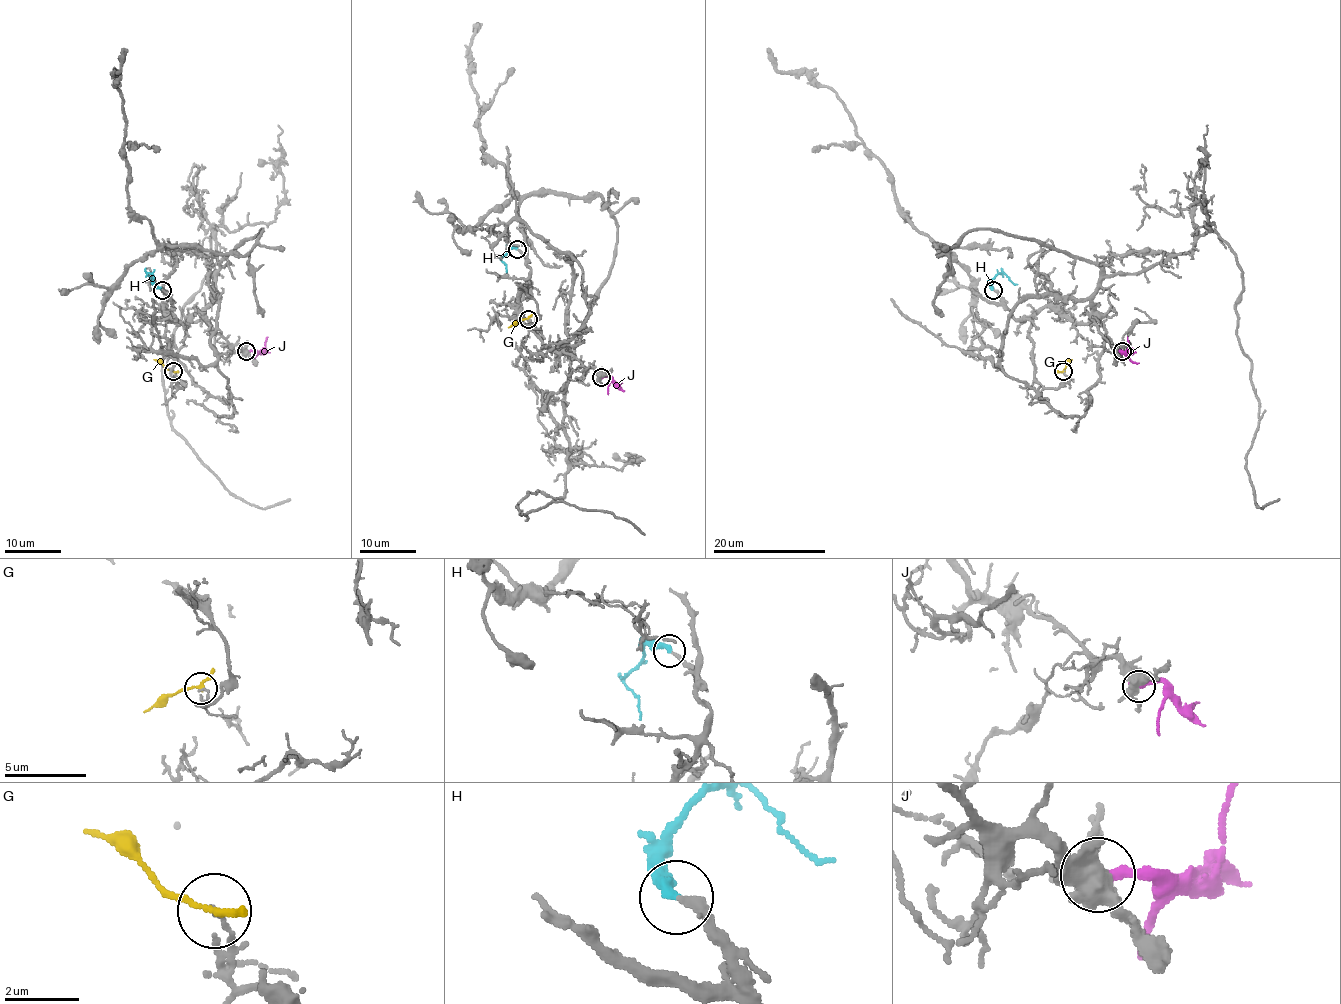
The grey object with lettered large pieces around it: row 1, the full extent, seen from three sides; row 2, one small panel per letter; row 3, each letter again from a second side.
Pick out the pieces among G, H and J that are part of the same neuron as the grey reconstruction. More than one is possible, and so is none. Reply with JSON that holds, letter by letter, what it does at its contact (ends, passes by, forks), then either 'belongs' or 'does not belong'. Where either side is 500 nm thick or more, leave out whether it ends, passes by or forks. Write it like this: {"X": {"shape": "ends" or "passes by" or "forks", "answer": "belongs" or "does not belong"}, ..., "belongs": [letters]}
{"G": {"shape": "passes by", "answer": "does not belong"}, "H": {"shape": "ends", "answer": "belongs"}, "J": {"answer": "does not belong"}, "belongs": ["H"]}

